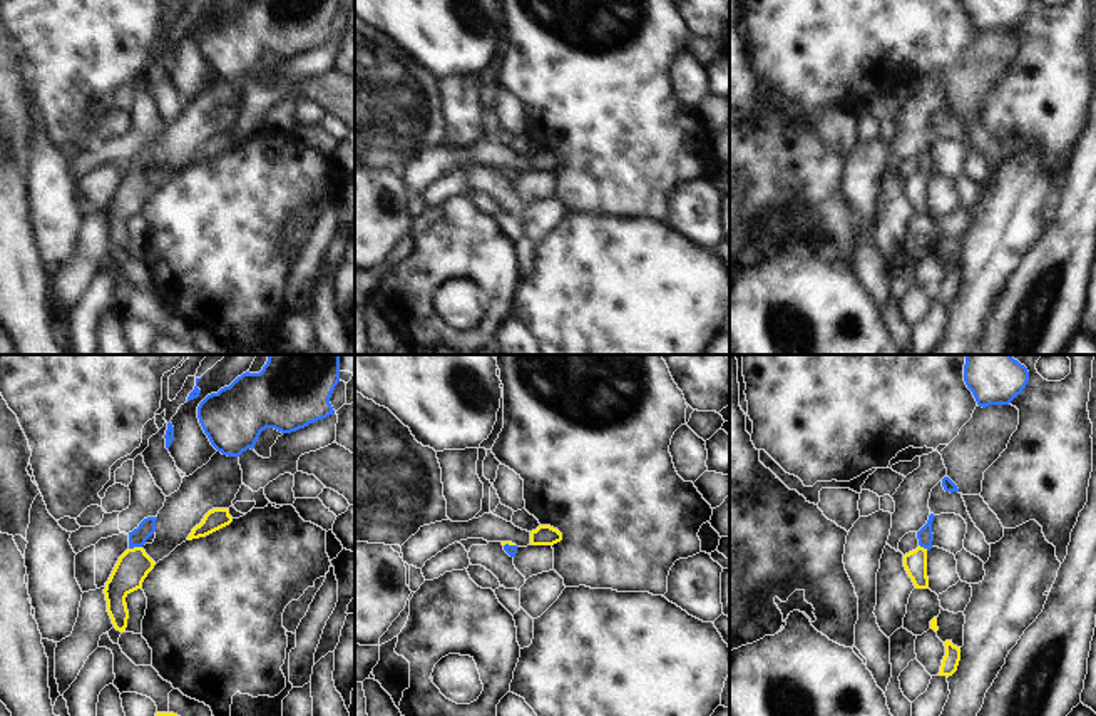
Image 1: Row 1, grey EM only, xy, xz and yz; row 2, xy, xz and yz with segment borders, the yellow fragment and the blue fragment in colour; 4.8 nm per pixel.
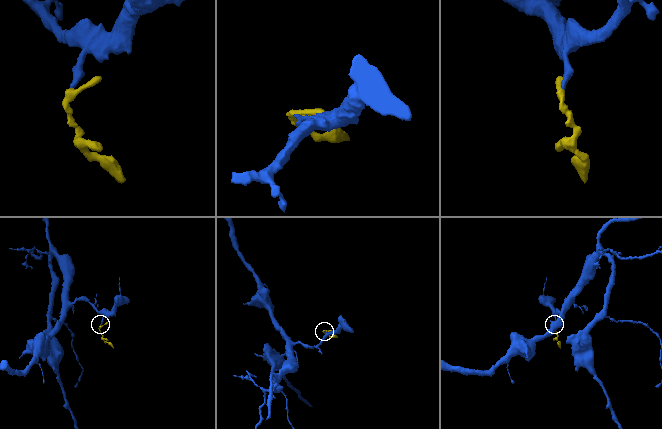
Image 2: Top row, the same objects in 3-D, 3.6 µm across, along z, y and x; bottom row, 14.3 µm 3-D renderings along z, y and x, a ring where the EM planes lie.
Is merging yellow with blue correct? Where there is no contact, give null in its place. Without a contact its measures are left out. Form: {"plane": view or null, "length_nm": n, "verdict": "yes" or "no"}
{"plane": "xy", "length_nm": 70, "verdict": "yes"}

